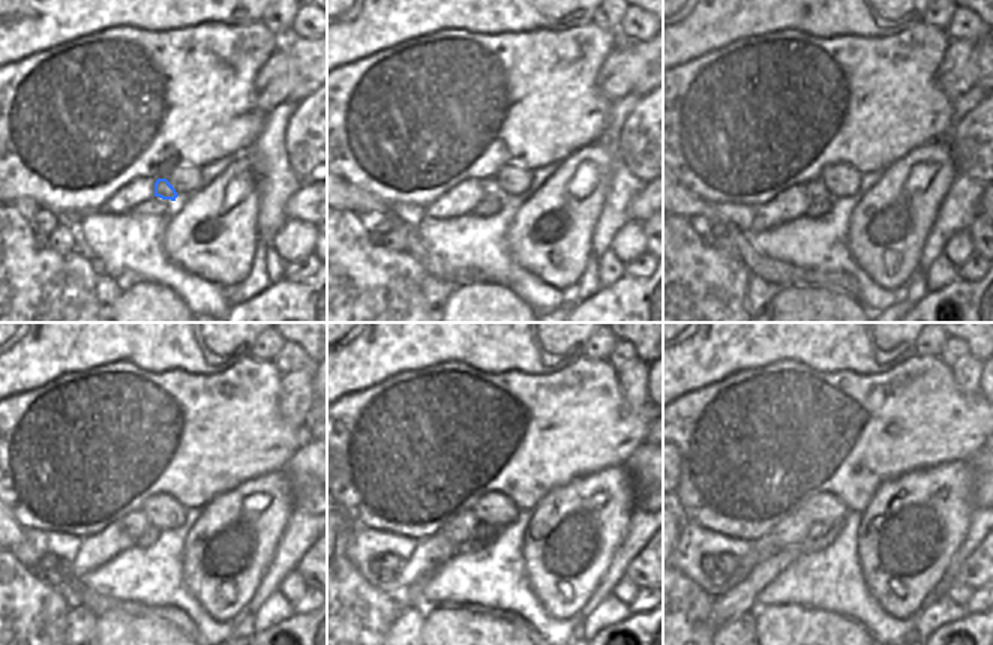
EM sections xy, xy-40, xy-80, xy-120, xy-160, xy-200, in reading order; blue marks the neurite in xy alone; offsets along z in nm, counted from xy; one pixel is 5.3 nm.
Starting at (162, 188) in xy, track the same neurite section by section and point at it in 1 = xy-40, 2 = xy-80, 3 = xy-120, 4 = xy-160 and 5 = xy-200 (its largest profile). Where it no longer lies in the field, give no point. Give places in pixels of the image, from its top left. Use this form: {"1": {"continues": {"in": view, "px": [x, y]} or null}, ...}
{"1": {"continues": {"in": "xy-40", "px": [489, 185]}}, "2": {"continues": {"in": "xy-80", "px": [816, 189]}}, "3": {"continues": {"in": "xy-120", "px": [135, 522]}}, "4": {"continues": {"in": "xy-160", "px": [459, 530]}}, "5": {"continues": {"in": "xy-200", "px": [792, 530]}}}

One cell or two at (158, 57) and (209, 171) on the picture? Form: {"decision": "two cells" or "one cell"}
{"decision": "two cells"}

